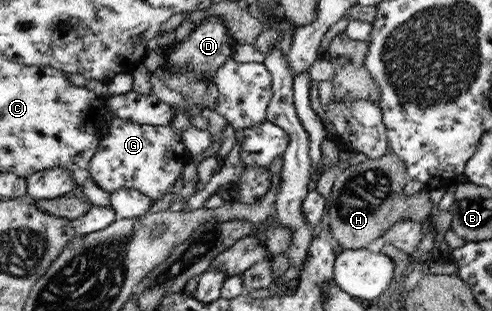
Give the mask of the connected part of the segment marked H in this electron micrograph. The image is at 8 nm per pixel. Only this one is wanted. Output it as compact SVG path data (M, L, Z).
M389 152L378 159L366 158L364 162L340 171L330 197L325 200L334 242L345 250L362 249L380 239L398 220L422 223L429 219L434 209L430 194L426 191L414 195L405 194L408 182L406 173L407 163L403 158Z

